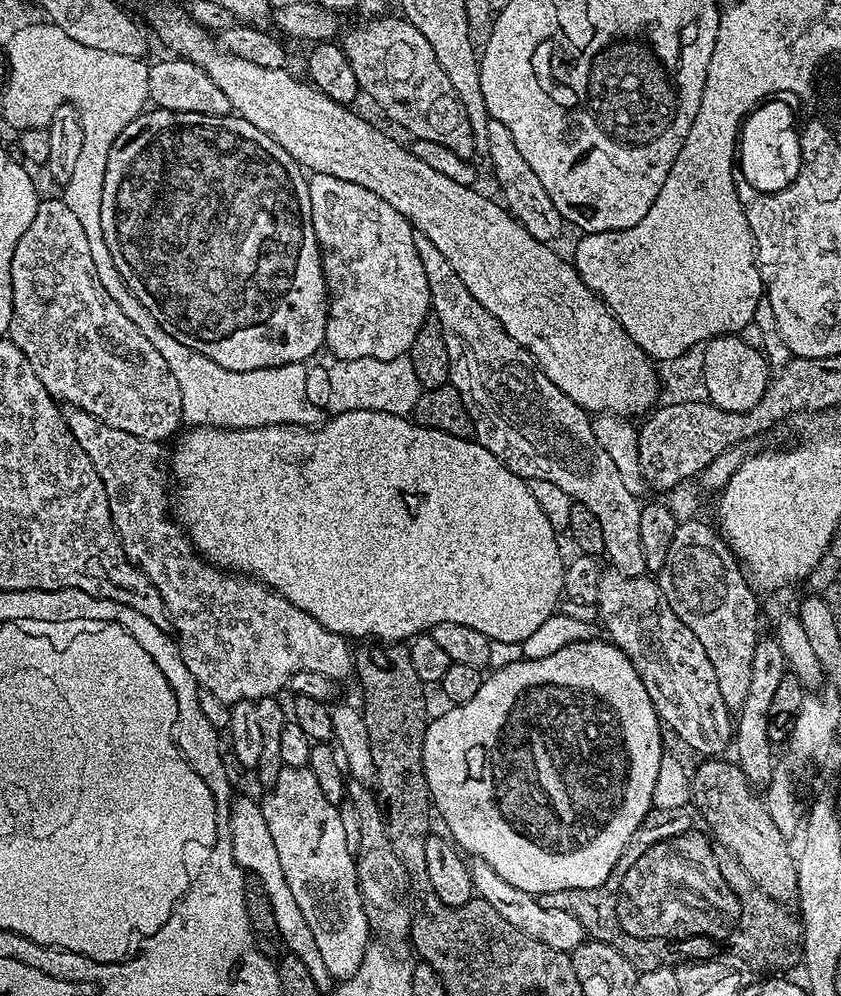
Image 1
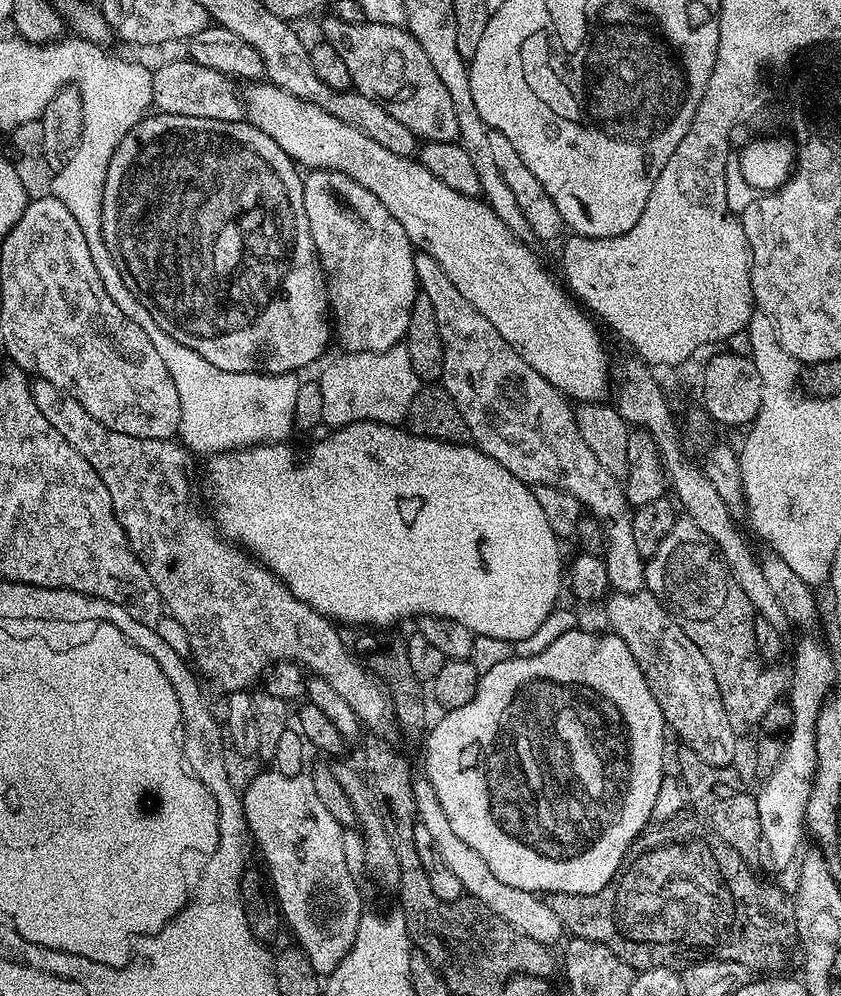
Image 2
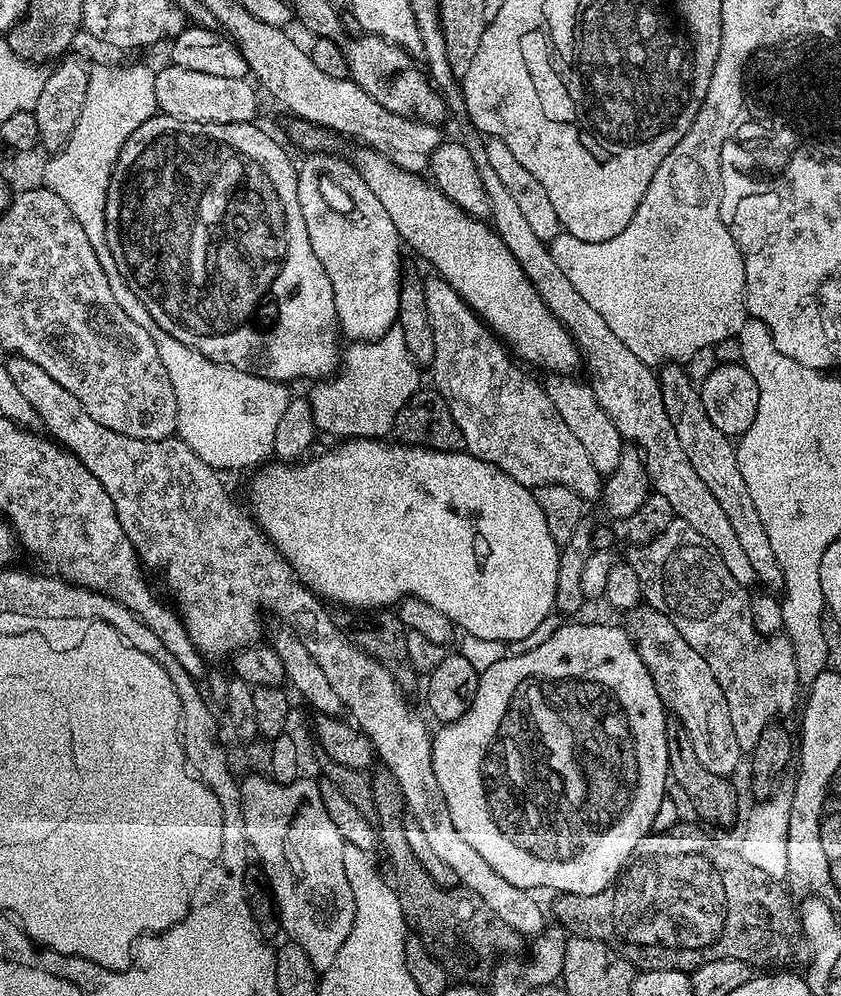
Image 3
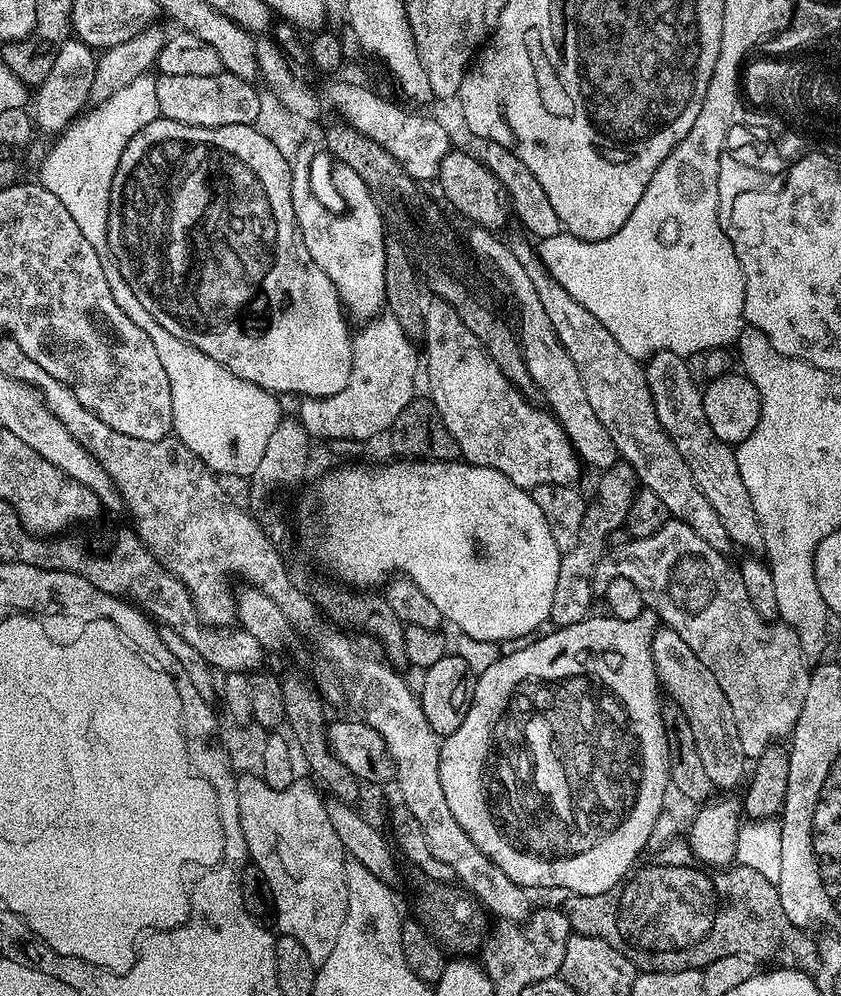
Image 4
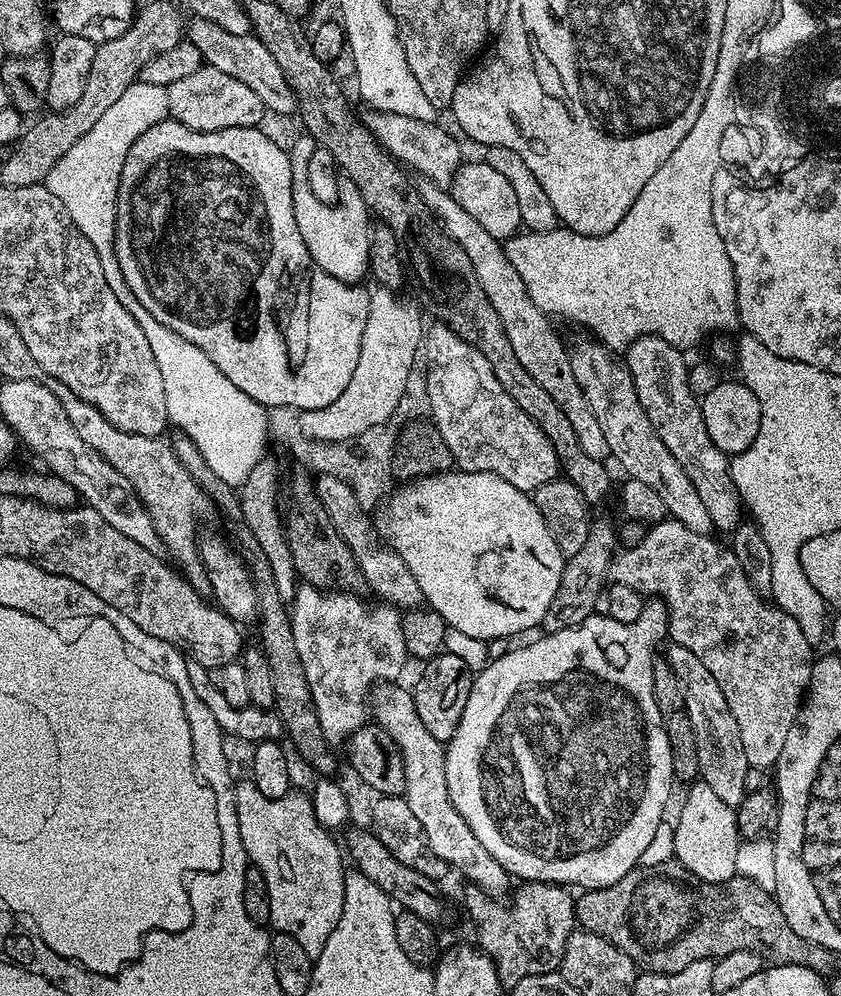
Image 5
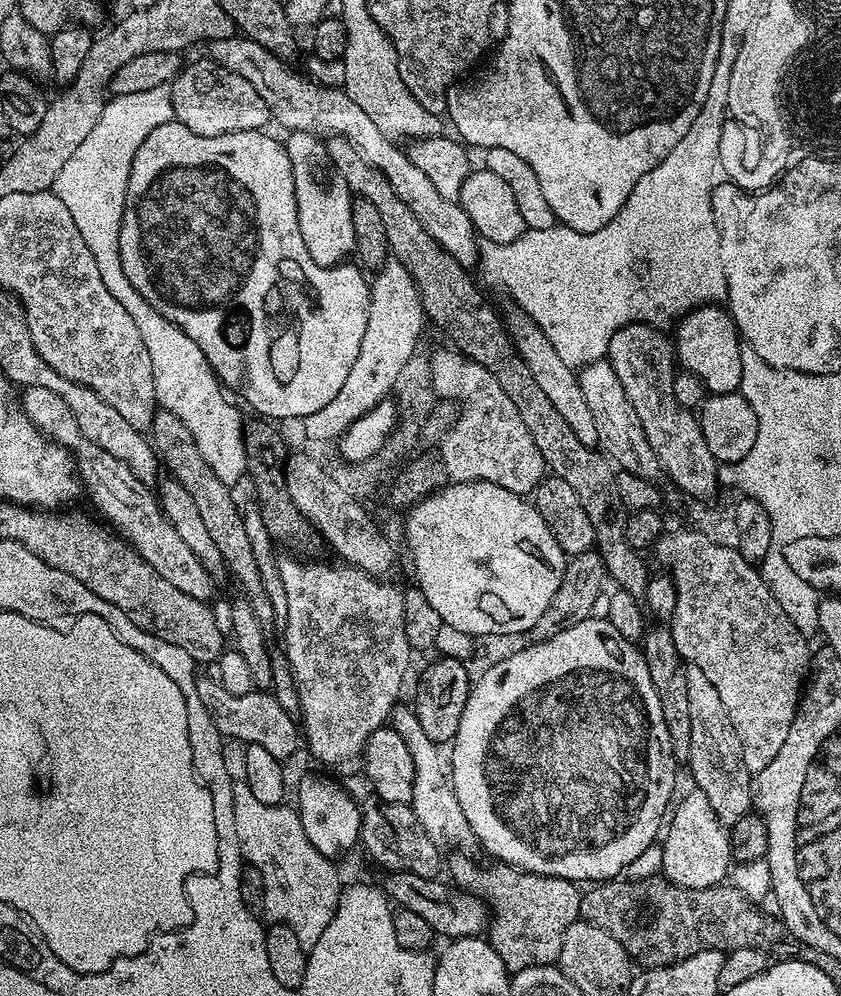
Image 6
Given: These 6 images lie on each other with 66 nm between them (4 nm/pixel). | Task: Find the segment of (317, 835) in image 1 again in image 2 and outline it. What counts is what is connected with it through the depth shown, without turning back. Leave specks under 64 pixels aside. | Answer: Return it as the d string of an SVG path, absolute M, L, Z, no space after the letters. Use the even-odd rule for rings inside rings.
M275 770L260 772L242 792L244 818L251 837L256 838L264 860L268 863L267 875L270 887L280 905L283 923L296 935L295 943L310 958L310 966L321 974L333 972L346 958L362 915L360 888L348 869L349 853L343 846L345 829L326 811L326 805L314 790L311 775L287 776Z

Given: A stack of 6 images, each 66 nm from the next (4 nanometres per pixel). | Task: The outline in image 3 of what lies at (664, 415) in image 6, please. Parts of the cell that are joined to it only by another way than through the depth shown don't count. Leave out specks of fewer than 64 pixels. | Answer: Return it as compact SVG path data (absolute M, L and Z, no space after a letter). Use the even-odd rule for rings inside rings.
M669 362L659 369L658 375L662 400L674 424L675 433L678 434L691 465L726 512L735 536L738 537L743 552L754 568L757 581L768 590L783 589L786 577L780 559L778 554L774 554L774 546L770 546L770 534L766 534L766 526L762 526L762 518L754 506L754 498L750 498L750 489L742 479L742 470L738 470L738 458L733 441L726 434L722 434L722 430L714 426L714 422L710 422L706 406L702 406L699 387L688 376L688 369L683 363Z

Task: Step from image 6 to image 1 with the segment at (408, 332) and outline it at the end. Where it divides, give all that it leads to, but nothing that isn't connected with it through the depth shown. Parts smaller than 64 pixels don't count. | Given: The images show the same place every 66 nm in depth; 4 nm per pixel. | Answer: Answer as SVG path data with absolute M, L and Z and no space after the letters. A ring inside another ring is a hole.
M407 355L389 360L382 358L336 360L333 365L328 368L331 391L327 407L334 414L370 409L382 410L383 413L395 416L409 415L422 391Z

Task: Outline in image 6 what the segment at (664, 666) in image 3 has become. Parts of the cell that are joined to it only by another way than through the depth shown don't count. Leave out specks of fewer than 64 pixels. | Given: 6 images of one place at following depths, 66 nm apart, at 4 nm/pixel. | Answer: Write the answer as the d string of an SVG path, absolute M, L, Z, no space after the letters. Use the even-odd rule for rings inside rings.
M693 664L686 667L686 694L690 698L690 754L686 767L692 771L691 783L708 796L718 818L730 826L738 818L749 815L753 807L753 773L748 772L746 762L742 762L742 742L738 742L738 730L734 730L734 722L730 722L730 714L726 714L726 706L722 698L718 698L718 690L714 690L710 678L706 678L706 674L702 674L702 670Z

